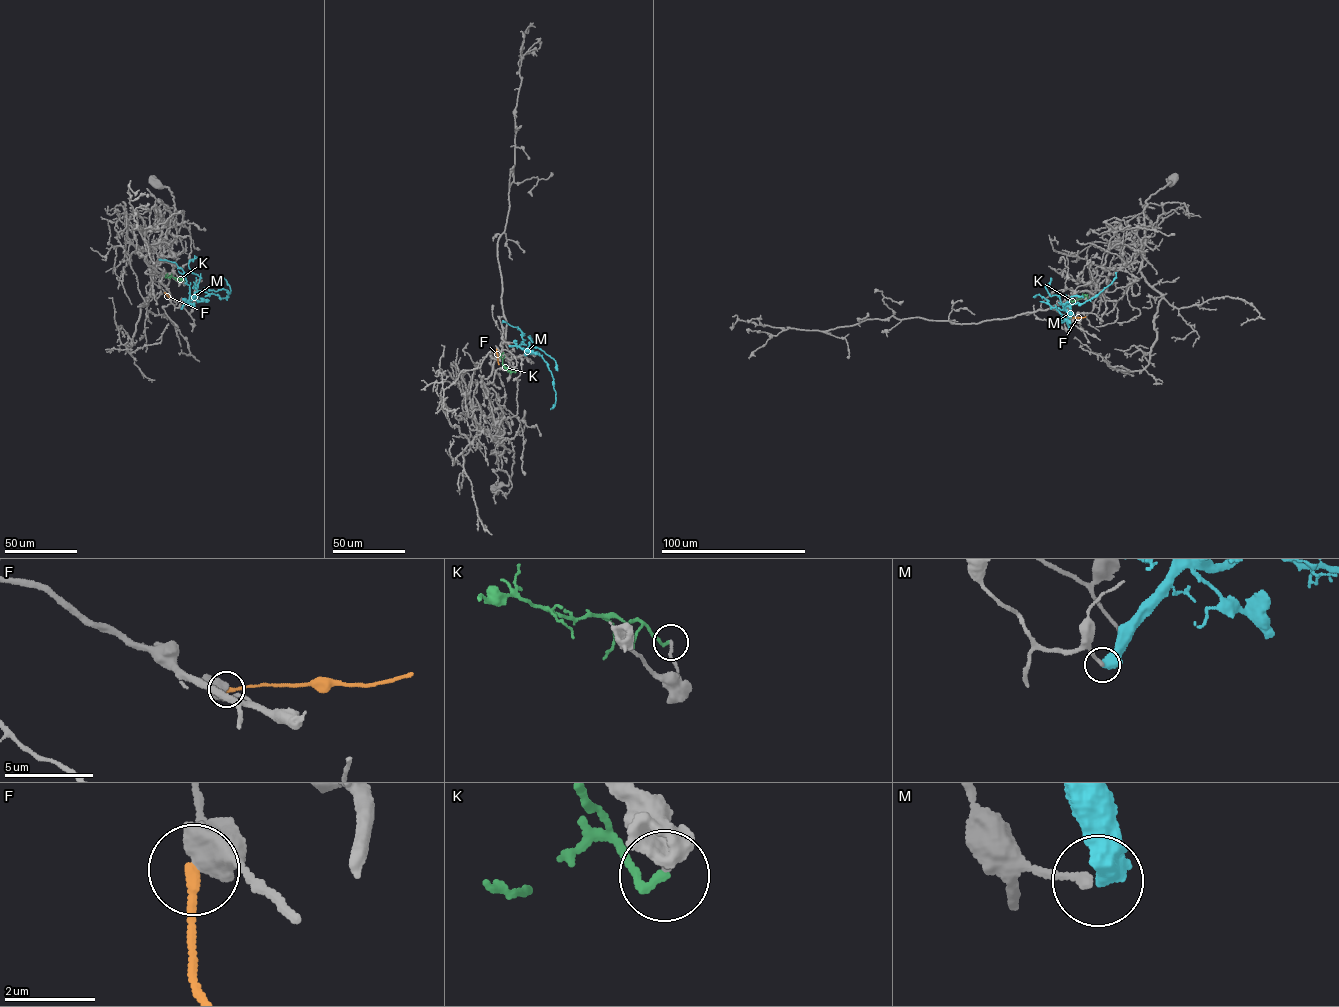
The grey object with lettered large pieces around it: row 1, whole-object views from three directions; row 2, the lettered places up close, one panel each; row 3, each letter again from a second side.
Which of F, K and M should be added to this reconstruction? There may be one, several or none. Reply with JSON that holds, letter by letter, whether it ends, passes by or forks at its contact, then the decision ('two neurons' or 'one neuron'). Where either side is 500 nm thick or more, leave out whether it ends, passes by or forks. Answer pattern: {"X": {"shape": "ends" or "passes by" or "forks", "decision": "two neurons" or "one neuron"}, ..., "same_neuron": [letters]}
{"F": {"decision": "two neurons"}, "K": {"shape": "ends", "decision": "two neurons"}, "M": {"decision": "two neurons"}, "same_neuron": []}

